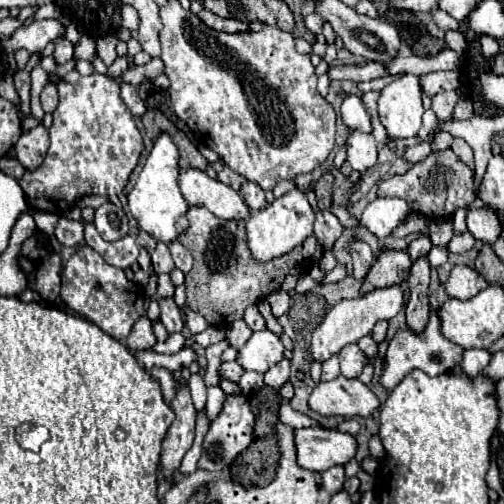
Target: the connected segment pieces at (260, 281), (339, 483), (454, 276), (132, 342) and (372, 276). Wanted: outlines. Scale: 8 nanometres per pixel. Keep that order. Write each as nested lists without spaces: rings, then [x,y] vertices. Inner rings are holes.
[[[191,206],[187,210],[189,228],[179,234],[179,242],[191,250],[195,264],[193,270],[185,276],[187,286],[187,304],[191,310],[199,312],[211,326],[227,328],[231,322],[243,318],[243,312],[249,304],[257,304],[273,290],[279,290],[287,274],[307,274],[321,260],[321,244],[315,236],[307,238],[299,248],[259,264],[247,248],[245,220],[219,220],[203,206]]]
[[[333,466],[329,470],[325,470],[321,474],[321,486],[333,496],[337,492],[343,490],[343,484],[345,484],[345,470],[343,466]]]
[[[455,266],[445,284],[447,294],[451,298],[459,298],[459,300],[473,298],[487,286],[489,286],[489,282],[477,270],[469,268],[469,266]]]
[[[145,316],[133,326],[131,334],[127,336],[127,348],[131,352],[137,352],[137,350],[149,350],[151,344],[155,344],[157,338],[153,334],[153,326],[151,326],[151,320],[147,320]]]
[[[383,250],[377,258],[377,262],[371,266],[361,294],[367,294],[371,290],[383,288],[383,286],[395,286],[401,284],[411,268],[411,258],[405,250]]]

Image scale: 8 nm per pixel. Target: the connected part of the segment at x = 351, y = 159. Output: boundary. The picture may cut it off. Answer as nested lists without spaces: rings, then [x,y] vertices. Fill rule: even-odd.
[[[351,132],[347,140],[347,162],[353,166],[357,172],[365,172],[367,168],[377,164],[377,144],[371,134],[363,132]]]

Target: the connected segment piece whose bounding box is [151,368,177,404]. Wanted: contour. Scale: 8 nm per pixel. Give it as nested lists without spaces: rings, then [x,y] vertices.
[[[153,368],[151,374],[153,374],[153,378],[161,384],[161,390],[163,390],[163,398],[165,398],[165,402],[171,404],[171,400],[175,398],[175,392],[177,392],[177,382],[175,382],[173,372],[169,372],[167,368]]]

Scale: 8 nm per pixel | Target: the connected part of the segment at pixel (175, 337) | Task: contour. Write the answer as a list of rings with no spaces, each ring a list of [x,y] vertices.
[[[171,334],[165,342],[157,342],[151,350],[153,352],[163,352],[163,354],[175,354],[183,348],[183,344],[185,344],[183,334]]]

